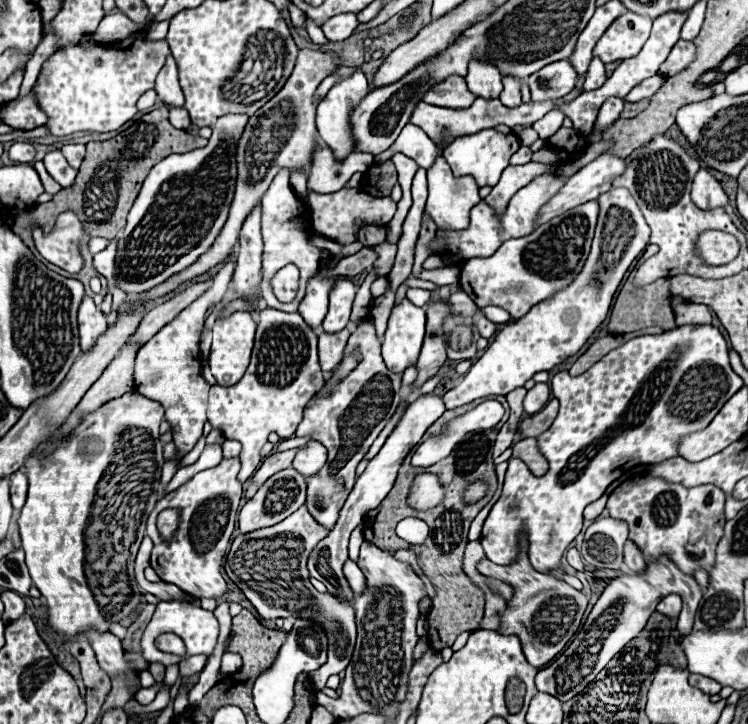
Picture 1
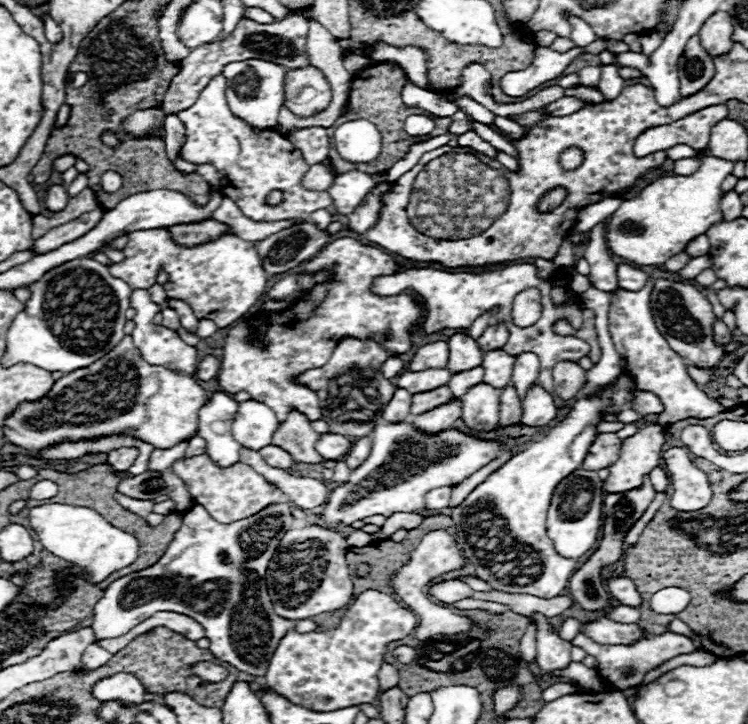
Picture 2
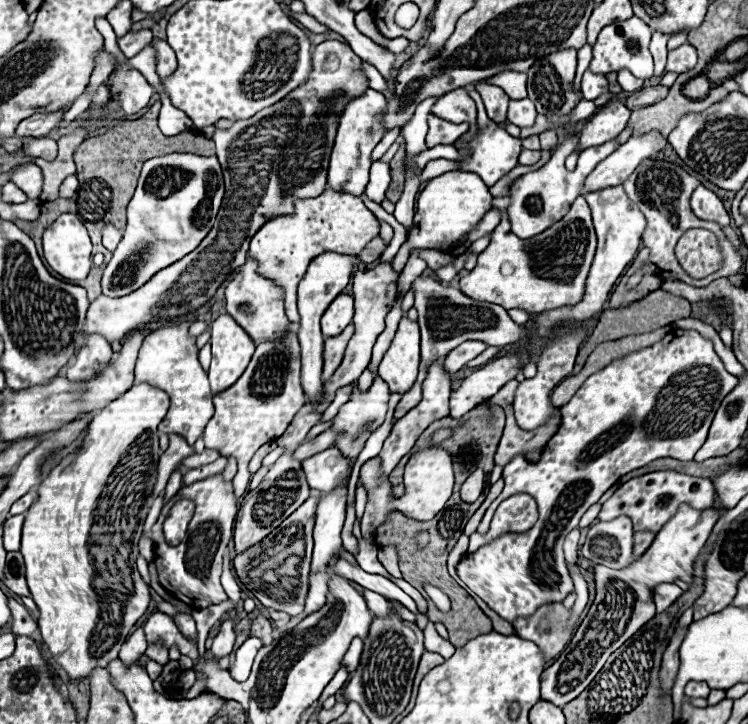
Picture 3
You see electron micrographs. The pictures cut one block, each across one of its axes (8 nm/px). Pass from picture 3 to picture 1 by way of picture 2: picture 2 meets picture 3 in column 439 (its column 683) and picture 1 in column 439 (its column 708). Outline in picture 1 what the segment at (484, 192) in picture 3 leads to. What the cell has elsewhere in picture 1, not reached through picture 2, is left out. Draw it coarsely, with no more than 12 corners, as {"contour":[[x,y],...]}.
{"contour":[[438,156],[426,212],[438,228],[468,228],[482,200],[472,176],[456,180]]}

